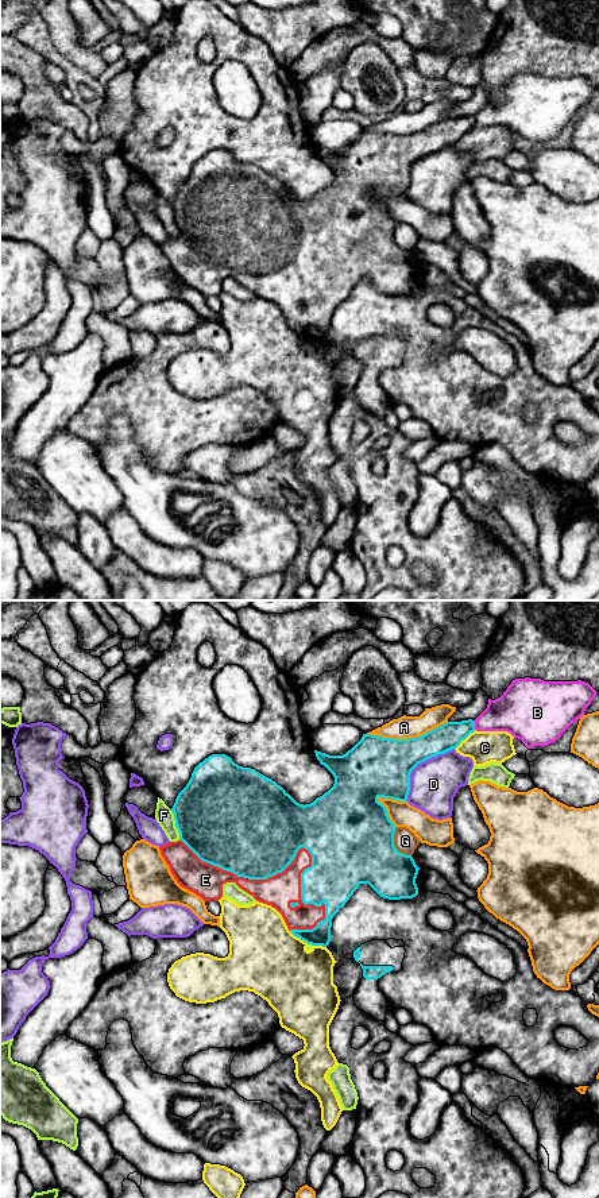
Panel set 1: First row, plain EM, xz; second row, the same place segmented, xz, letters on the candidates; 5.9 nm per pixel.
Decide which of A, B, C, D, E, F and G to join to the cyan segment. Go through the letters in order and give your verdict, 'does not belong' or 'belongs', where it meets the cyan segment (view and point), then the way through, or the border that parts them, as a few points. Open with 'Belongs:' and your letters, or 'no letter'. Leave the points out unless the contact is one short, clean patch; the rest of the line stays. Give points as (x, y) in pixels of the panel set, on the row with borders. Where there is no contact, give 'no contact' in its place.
Belongs: E
A: does not belong | xz (406, 739)
B: does not belong | xz (474, 725)
C: does not belong | xz (464, 738)
D: does not belong | xz (417, 764)
E: belongs | xz (312, 862)
F: does not belong | xz (176, 824)
G: does not belong | xz (393, 845)

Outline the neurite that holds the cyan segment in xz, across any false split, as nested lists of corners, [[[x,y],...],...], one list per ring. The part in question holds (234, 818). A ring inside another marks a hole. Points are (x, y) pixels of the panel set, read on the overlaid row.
[[[461,720],[461,722],[447,722],[424,735],[409,739],[393,739],[382,738],[372,734],[363,734],[362,739],[345,754],[343,755],[329,755],[314,750],[317,760],[324,765],[335,777],[333,787],[325,792],[322,796],[317,797],[310,804],[297,803],[281,785],[278,785],[271,778],[260,774],[255,769],[239,766],[232,761],[231,757],[225,754],[212,754],[200,762],[186,784],[186,787],[178,793],[175,803],[171,808],[174,814],[175,827],[179,832],[179,839],[177,842],[170,842],[161,846],[161,854],[170,867],[171,874],[177,882],[200,896],[204,901],[219,901],[223,897],[223,885],[227,882],[235,882],[240,889],[251,894],[256,901],[271,905],[283,917],[289,931],[312,946],[326,947],[331,942],[331,927],[332,919],[339,912],[340,908],[345,905],[353,892],[360,884],[368,884],[380,897],[389,900],[413,898],[418,894],[418,888],[416,878],[420,867],[416,865],[411,855],[399,853],[394,846],[394,832],[395,826],[387,815],[386,807],[378,801],[379,797],[393,799],[398,801],[407,801],[407,795],[410,791],[410,773],[421,762],[444,754],[452,749],[456,749],[461,741],[464,741],[471,733],[475,731],[475,720]]]

